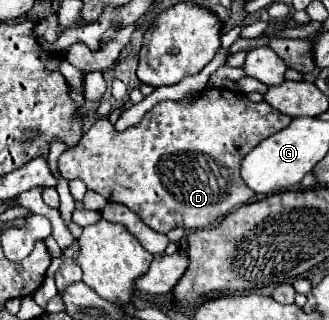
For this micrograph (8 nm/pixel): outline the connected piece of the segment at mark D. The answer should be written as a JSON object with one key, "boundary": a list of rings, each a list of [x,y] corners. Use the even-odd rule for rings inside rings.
{"boundary":[[[205,88],[189,104],[163,100],[155,104],[139,124],[117,132],[109,118],[99,118],[87,130],[81,142],[63,152],[59,158],[59,172],[65,180],[83,180],[87,190],[101,194],[107,202],[125,204],[155,232],[167,234],[175,226],[187,230],[201,230],[213,226],[219,218],[231,214],[235,208],[247,204],[255,192],[243,182],[239,174],[241,160],[265,138],[289,126],[291,116],[281,114],[263,102],[251,102],[245,94],[227,88]]]}

